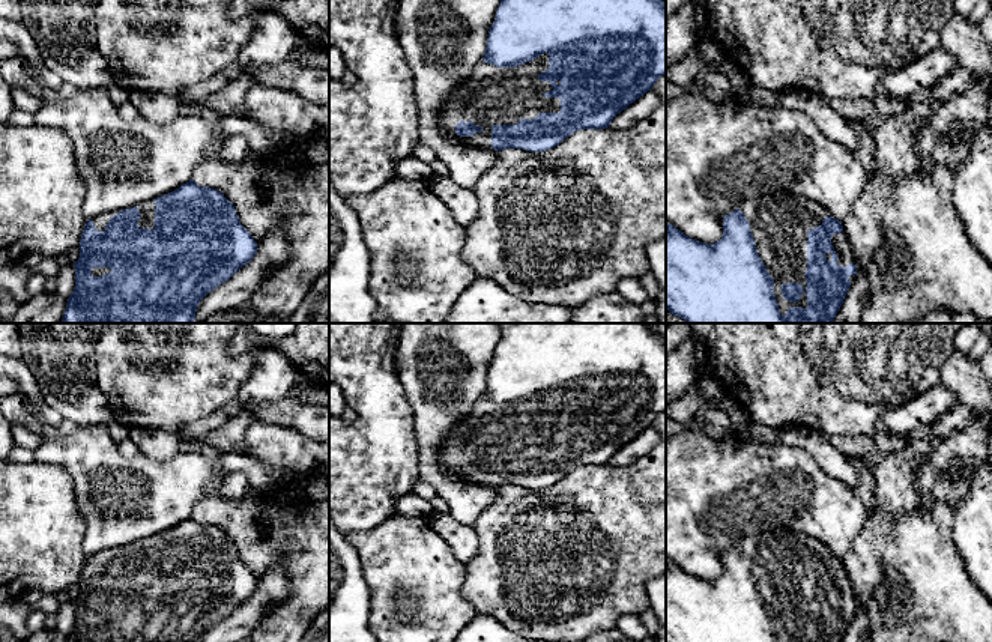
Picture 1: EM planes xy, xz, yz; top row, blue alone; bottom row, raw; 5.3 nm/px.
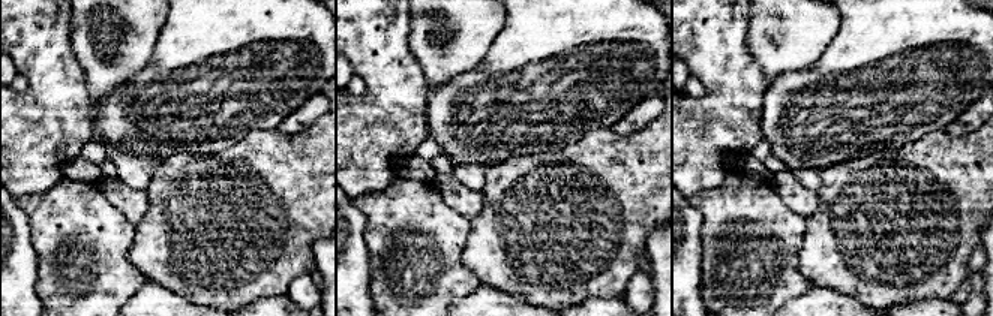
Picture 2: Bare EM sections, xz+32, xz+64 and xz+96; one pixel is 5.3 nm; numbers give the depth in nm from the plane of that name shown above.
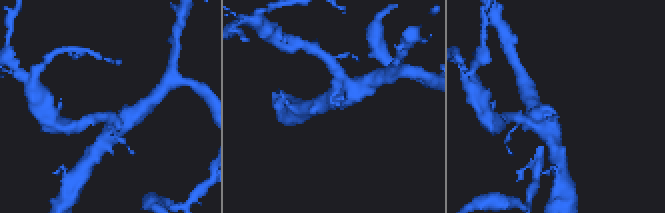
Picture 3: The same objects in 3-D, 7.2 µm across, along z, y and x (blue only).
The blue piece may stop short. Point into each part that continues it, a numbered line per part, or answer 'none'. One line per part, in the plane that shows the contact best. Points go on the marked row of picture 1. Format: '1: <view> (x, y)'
1: yz (779, 224)

